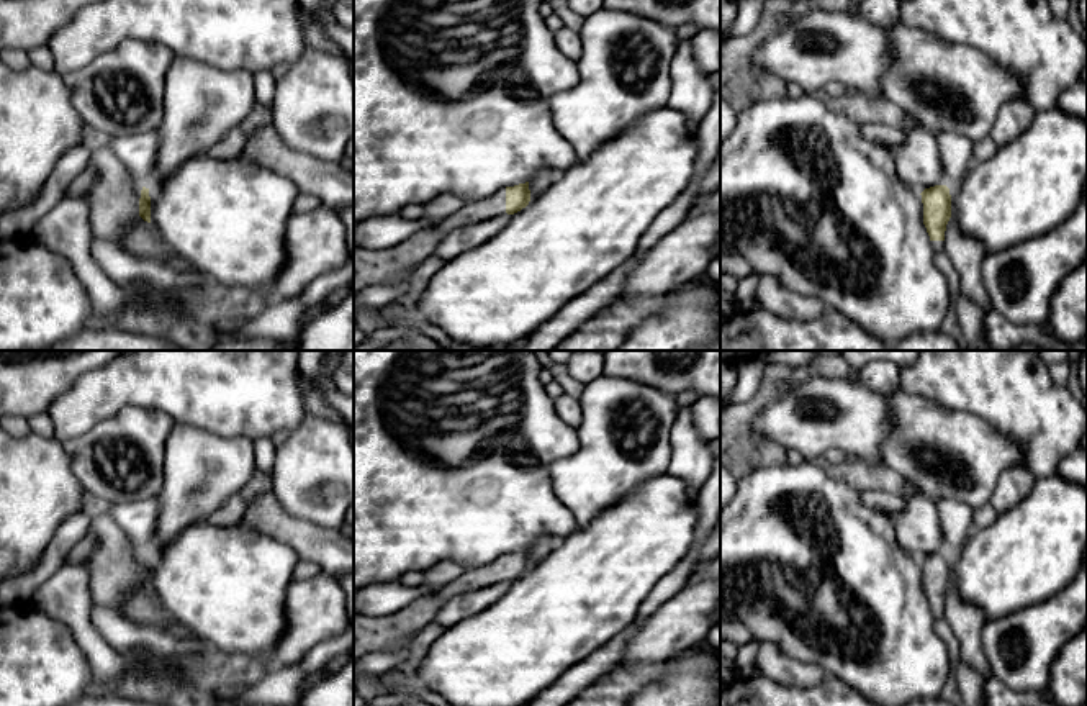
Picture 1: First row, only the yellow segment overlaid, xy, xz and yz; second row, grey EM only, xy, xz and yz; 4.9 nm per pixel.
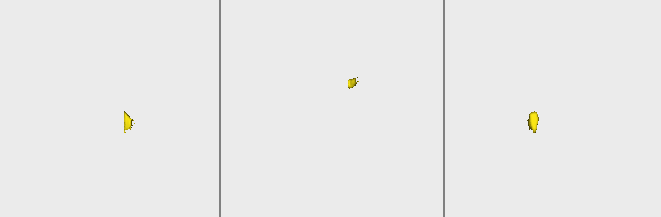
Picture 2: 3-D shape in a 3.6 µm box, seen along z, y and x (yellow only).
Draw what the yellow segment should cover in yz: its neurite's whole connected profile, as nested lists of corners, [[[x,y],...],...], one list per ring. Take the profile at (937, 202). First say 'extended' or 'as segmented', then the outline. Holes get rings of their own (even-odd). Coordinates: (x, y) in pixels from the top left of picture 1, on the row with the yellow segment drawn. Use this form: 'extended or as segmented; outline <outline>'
extended; outline [[[946,185],[925,188],[922,193],[923,224],[935,252],[943,251],[946,224],[951,218],[951,195]]]

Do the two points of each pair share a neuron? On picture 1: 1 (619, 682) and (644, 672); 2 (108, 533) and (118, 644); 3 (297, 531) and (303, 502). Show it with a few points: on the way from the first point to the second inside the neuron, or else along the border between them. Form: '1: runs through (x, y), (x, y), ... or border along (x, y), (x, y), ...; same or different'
1: runs through (626, 680), (637, 677); same
2: runs through (108, 561), (108, 616); same
3: border along (272, 492), (288, 513), (336, 529); different

